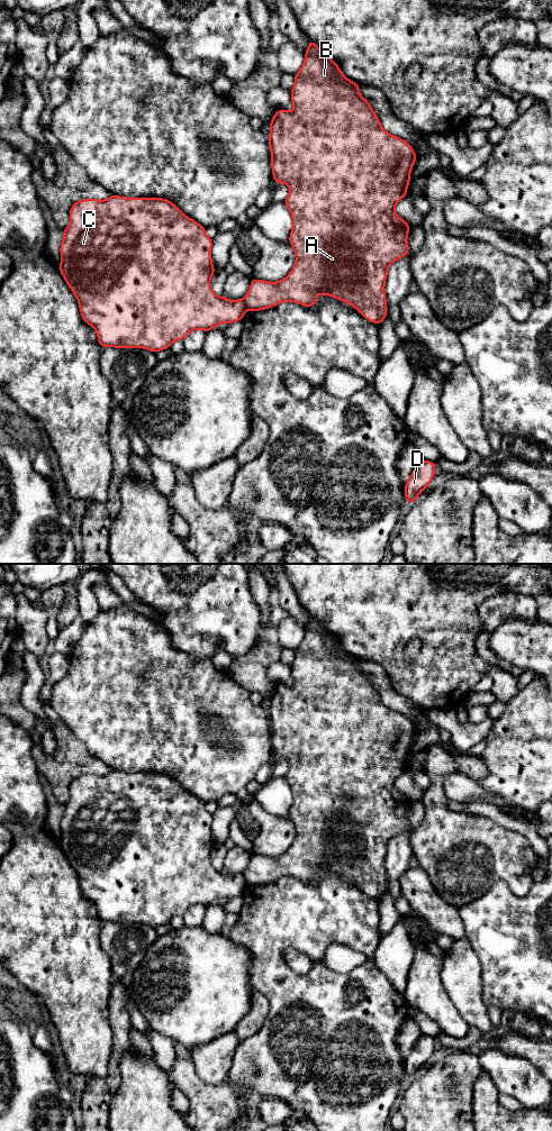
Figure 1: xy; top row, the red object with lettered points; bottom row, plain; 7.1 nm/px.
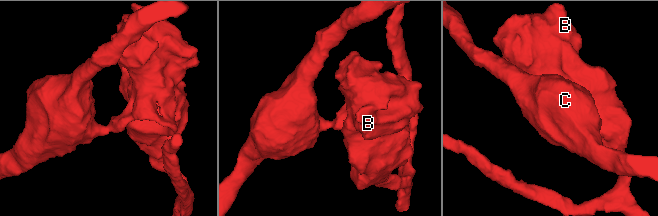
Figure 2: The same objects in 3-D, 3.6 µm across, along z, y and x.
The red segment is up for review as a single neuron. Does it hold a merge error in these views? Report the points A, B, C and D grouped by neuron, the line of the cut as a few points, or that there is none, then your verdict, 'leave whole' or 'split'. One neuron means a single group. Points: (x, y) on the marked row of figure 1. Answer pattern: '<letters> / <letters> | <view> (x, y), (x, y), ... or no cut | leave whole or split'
A B D / C | xy (241, 300), (246, 309) | split

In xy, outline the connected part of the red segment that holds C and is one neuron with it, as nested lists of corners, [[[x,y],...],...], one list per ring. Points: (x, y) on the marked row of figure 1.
[[[111,194],[107,200],[82,199],[75,202],[70,209],[70,224],[64,229],[60,247],[61,264],[58,266],[66,284],[75,295],[82,320],[93,327],[98,343],[102,348],[144,348],[153,353],[169,349],[175,340],[183,340],[192,330],[200,329],[209,331],[219,323],[232,323],[241,321],[246,308],[242,300],[232,301],[226,297],[216,295],[210,288],[211,276],[215,267],[211,259],[212,239],[206,234],[206,228],[193,219],[188,218],[174,203],[162,198],[126,198]]]

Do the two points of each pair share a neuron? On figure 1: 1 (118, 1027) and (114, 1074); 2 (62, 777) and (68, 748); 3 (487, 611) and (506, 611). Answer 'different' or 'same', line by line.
1: same
2: same
3: same

